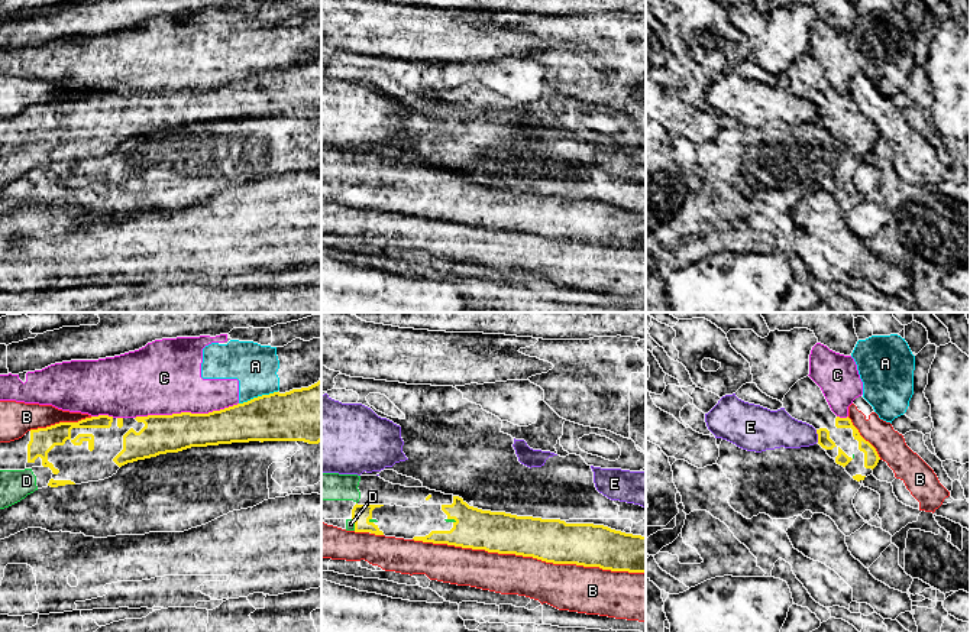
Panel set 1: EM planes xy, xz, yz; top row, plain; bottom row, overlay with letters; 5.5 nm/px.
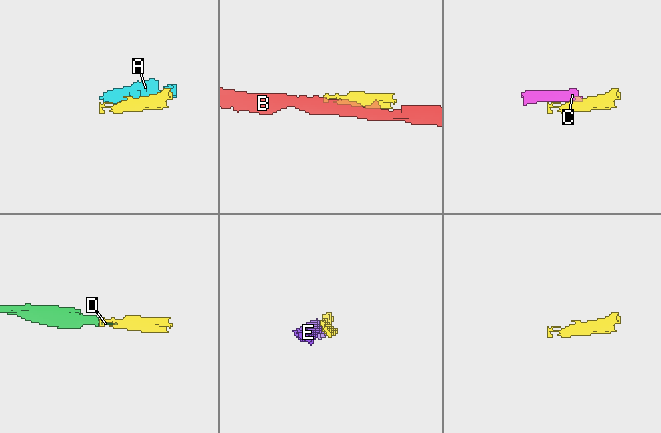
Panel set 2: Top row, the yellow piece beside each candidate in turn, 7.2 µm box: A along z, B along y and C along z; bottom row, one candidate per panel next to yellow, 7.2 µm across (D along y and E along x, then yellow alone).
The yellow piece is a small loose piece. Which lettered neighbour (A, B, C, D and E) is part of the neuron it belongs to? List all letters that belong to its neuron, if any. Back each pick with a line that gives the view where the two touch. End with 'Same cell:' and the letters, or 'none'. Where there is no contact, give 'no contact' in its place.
D: meets yellow in xz
Same cell: D

